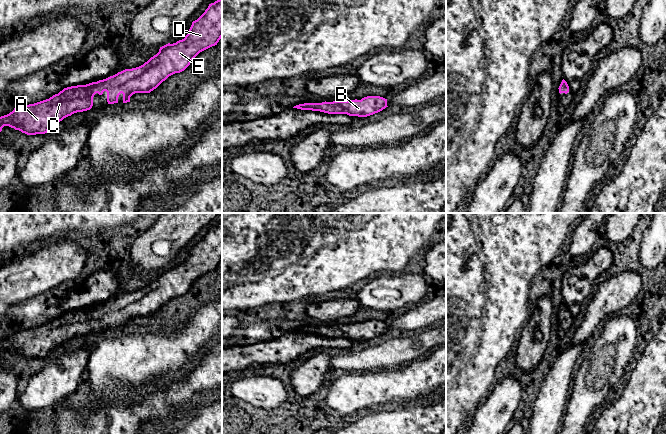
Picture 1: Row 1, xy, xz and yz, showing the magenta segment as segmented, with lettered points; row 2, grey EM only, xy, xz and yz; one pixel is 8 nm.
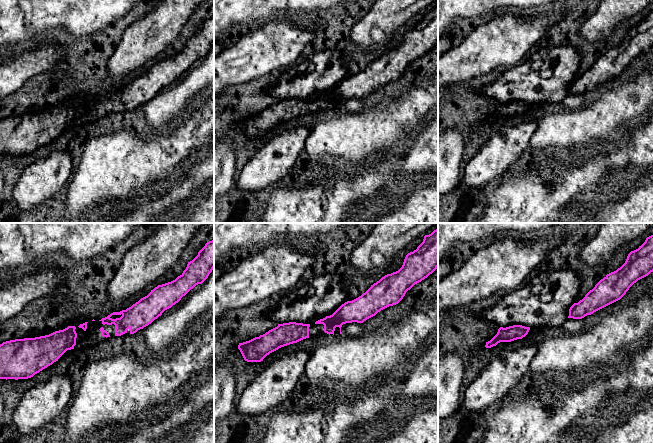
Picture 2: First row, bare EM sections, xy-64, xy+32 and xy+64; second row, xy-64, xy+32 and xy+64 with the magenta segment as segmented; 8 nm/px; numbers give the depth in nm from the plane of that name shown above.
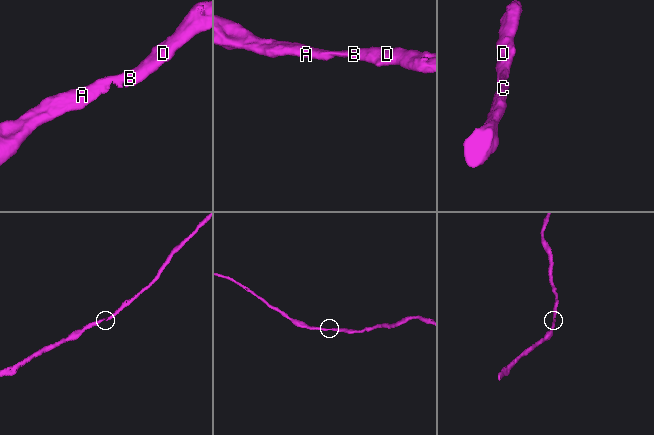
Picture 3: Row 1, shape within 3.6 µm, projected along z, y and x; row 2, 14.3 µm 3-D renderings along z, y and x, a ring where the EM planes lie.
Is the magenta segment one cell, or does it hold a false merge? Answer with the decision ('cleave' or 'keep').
keep

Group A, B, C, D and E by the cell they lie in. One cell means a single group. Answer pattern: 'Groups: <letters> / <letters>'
Groups: A B C D E

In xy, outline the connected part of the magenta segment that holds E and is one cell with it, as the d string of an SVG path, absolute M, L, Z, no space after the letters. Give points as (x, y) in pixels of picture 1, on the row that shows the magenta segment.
M217 0L209 4L205 12L192 22L184 39L160 47L159 52L143 65L132 69L125 69L97 82L67 87L49 99L16 107L9 114L0 117L0 132L4 126L9 126L27 135L45 134L64 118L77 112L90 110L93 106L94 95L96 93L102 95L104 91L107 92L108 104L118 103L118 97L121 93L123 94L123 103L130 102L130 97L133 94L150 93L169 76L184 71L200 52L217 45L221 38L222 0Z

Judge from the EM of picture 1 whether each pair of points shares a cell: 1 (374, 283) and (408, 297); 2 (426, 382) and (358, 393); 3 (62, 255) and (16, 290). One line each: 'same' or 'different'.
1: same
2: same
3: same

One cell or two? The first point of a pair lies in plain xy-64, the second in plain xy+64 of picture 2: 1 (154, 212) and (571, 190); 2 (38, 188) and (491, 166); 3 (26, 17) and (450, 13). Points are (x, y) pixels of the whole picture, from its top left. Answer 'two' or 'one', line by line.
1: one
2: one
3: one

